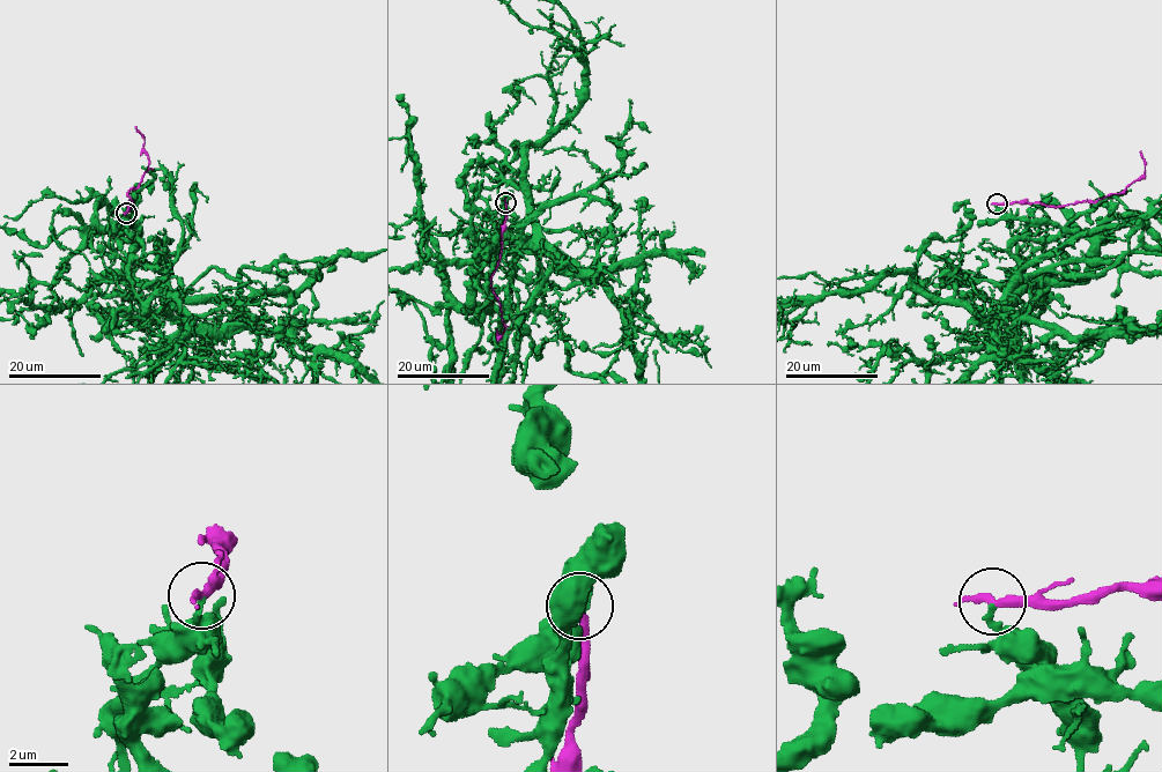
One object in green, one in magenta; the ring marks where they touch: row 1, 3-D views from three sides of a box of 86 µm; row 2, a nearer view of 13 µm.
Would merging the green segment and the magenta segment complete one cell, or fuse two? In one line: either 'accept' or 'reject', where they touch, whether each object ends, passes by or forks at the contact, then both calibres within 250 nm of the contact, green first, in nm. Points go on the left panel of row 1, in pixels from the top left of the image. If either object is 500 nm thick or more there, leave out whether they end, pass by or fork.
reject; at (126, 213); green ends there; magenta ends there; 170 nm thick on the green side, 340 nm on the other

